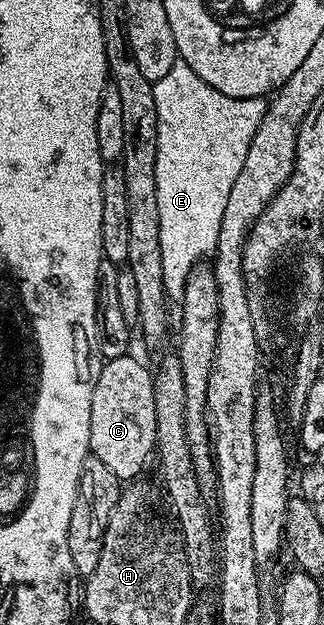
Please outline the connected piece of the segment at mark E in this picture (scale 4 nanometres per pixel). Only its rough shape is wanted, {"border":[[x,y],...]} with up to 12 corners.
{"border":[[183,62],[152,85],[158,246],[179,301],[264,120]]}

